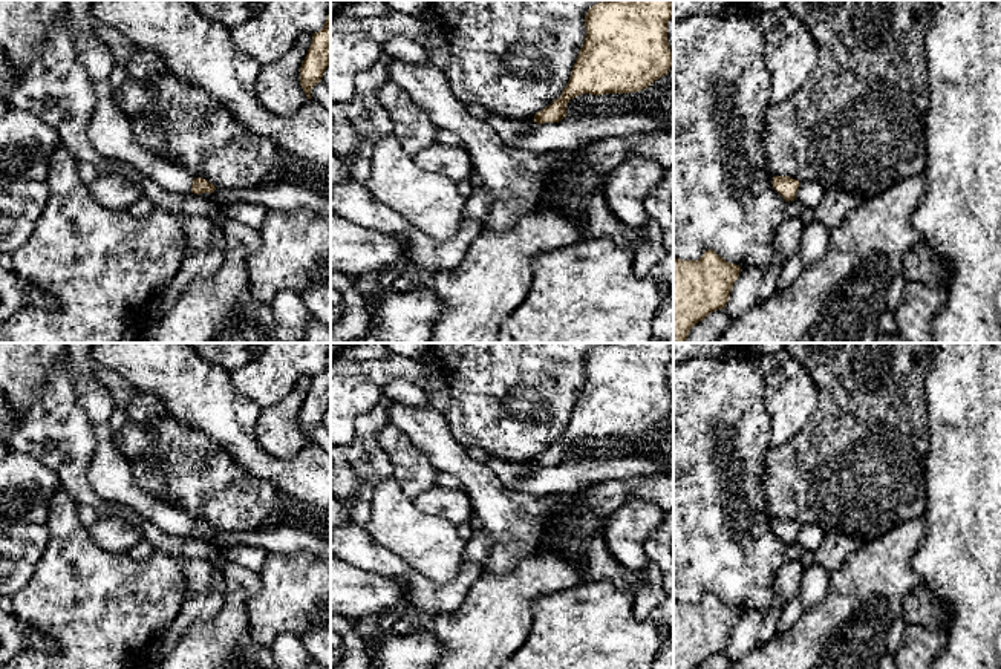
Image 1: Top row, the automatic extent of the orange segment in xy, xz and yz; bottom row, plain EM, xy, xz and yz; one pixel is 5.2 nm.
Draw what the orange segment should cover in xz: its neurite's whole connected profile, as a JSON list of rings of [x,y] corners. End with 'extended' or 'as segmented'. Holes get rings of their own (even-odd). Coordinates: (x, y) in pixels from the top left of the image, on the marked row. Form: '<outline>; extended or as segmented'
[[[602,0],[585,15],[586,37],[562,95],[534,115],[534,122],[559,122],[566,104],[583,93],[631,93],[647,89],[669,73],[673,54],[667,40],[667,23],[673,17],[673,0]]]; as segmented

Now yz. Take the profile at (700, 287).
[[[713,250],[698,260],[673,259],[673,343],[686,343],[698,321],[725,308],[739,272]]]; as segmented

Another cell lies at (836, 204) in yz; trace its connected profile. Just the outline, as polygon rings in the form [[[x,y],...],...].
[[[825,190],[823,199],[814,208],[816,220],[827,225],[830,230],[839,225],[848,213],[857,208],[865,199],[857,194],[848,194],[842,190]]]

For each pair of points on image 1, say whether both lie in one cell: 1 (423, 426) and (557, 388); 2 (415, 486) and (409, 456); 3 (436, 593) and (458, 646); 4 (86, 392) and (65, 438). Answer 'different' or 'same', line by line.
1: different
2: same
3: different
4: different

